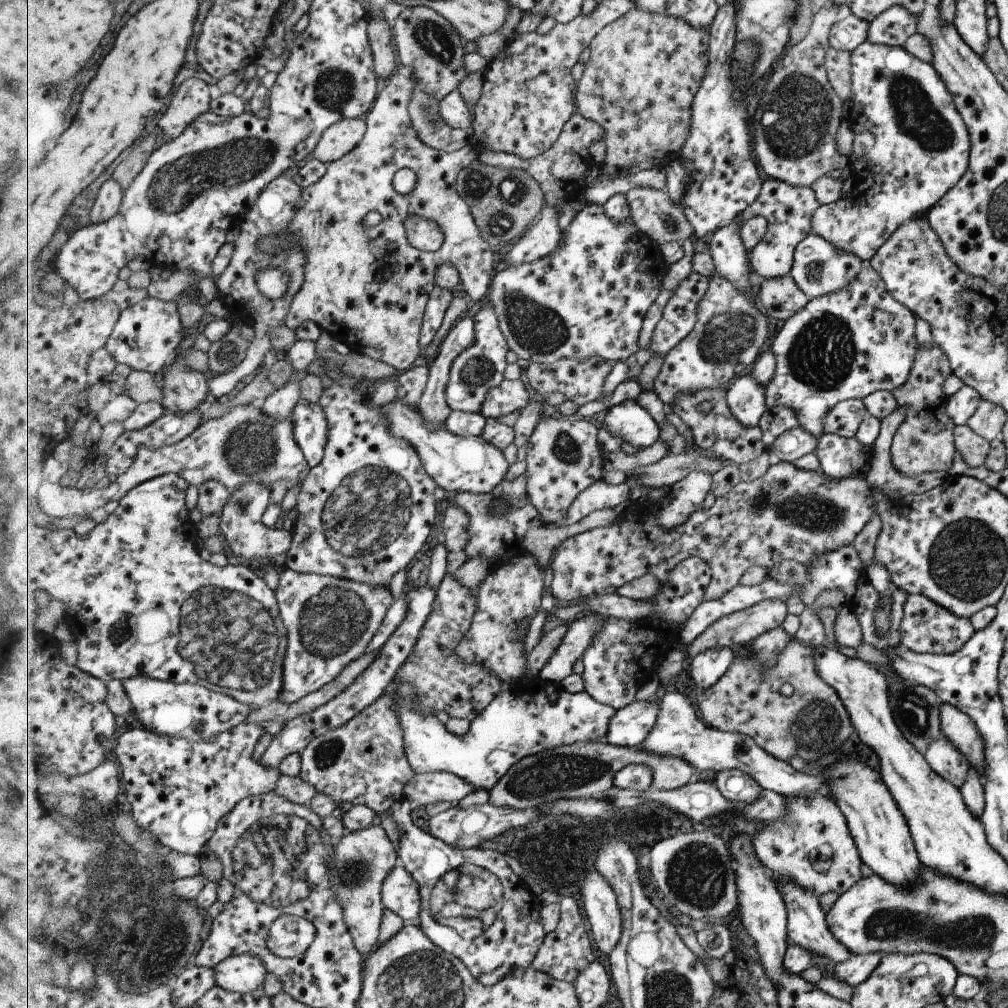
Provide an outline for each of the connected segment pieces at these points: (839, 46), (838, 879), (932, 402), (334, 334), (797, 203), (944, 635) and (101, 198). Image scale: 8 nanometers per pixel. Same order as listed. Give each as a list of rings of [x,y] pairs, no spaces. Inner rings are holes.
[[[850,14],[832,24],[828,32],[828,46],[838,51],[851,52],[866,40],[868,22]]]
[[[813,792],[813,796],[787,796],[787,814],[785,818],[779,820],[769,820],[763,824],[763,828],[755,834],[755,852],[759,860],[769,869],[775,878],[785,878],[797,884],[803,890],[811,892],[815,897],[825,892],[835,892],[843,894],[847,888],[851,888],[861,879],[859,867],[861,860],[857,854],[856,845],[849,835],[848,824],[845,817],[840,812],[838,806],[830,798],[821,796],[819,792]]]
[[[918,344],[907,380],[890,391],[896,408],[905,408],[903,422],[897,426],[890,442],[890,458],[893,468],[903,476],[911,477],[927,472],[945,472],[951,466],[955,452],[951,418],[945,413],[948,397],[941,392],[941,386],[950,371],[946,354],[934,344]]]
[[[400,70],[382,83],[376,104],[366,115],[368,132],[365,139],[341,160],[328,164],[327,174],[316,184],[303,188],[303,204],[293,218],[291,234],[281,236],[265,236],[259,242],[259,248],[275,261],[279,258],[273,252],[273,246],[281,246],[281,250],[293,248],[299,242],[305,250],[305,282],[300,293],[293,300],[285,325],[297,331],[301,324],[315,322],[323,332],[330,335],[331,341],[346,344],[350,351],[367,355],[377,361],[385,362],[401,372],[409,371],[421,361],[421,330],[430,293],[436,288],[437,272],[443,266],[455,266],[460,273],[466,292],[479,302],[489,292],[489,282],[495,274],[495,250],[481,236],[481,230],[473,217],[472,209],[467,201],[457,192],[459,174],[467,165],[473,164],[480,154],[473,146],[453,153],[439,152],[426,147],[413,128],[409,104],[412,100],[411,73]],[[402,169],[415,170],[419,180],[411,194],[399,194],[393,184],[393,176]],[[376,211],[382,220],[372,228],[363,226],[363,217],[367,212]],[[409,216],[423,216],[427,220],[435,220],[443,234],[445,242],[439,251],[423,252],[413,248],[407,238],[405,220]]]
[[[777,179],[766,180],[765,184],[761,184],[759,198],[753,204],[748,204],[744,212],[746,219],[755,216],[767,218],[767,232],[750,253],[752,270],[765,279],[787,275],[792,266],[793,250],[810,233],[812,214],[820,207],[811,187],[796,187]]]
[[[908,594],[902,607],[898,644],[914,653],[950,655],[957,652],[974,633],[969,619],[951,614],[921,594]]]
[[[107,180],[97,194],[89,214],[89,224],[103,224],[119,213],[124,198],[123,186],[117,180]]]

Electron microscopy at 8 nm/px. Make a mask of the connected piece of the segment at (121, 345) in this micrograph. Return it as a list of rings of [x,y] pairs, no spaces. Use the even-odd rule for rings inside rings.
[[[146,297],[141,302],[122,310],[106,350],[117,363],[128,365],[131,370],[151,372],[155,375],[162,366],[172,363],[179,344],[185,339],[185,328],[181,324],[179,304],[159,298]]]

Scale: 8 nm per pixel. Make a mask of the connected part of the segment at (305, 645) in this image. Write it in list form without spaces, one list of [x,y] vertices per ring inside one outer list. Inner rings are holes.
[[[291,569],[280,573],[275,590],[280,605],[282,620],[288,629],[288,648],[285,656],[285,684],[280,702],[290,704],[324,688],[329,682],[340,677],[354,661],[361,659],[369,648],[369,642],[375,638],[393,607],[393,594],[389,586],[371,586],[343,578],[331,578],[330,575],[295,572]]]

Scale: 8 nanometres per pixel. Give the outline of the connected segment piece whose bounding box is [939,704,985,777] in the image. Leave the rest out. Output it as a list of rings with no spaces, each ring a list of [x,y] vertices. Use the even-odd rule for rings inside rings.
[[[942,704],[939,708],[939,721],[940,735],[945,736],[949,744],[957,748],[957,752],[961,752],[968,766],[977,770],[979,777],[983,776],[983,740],[969,716],[949,704]]]

